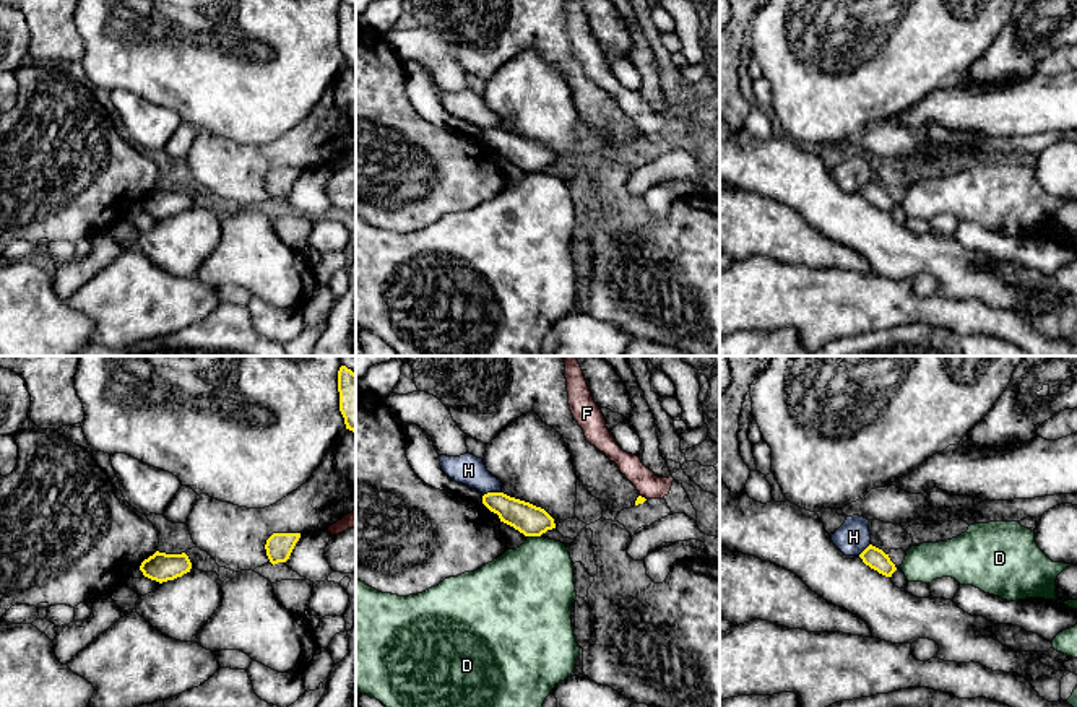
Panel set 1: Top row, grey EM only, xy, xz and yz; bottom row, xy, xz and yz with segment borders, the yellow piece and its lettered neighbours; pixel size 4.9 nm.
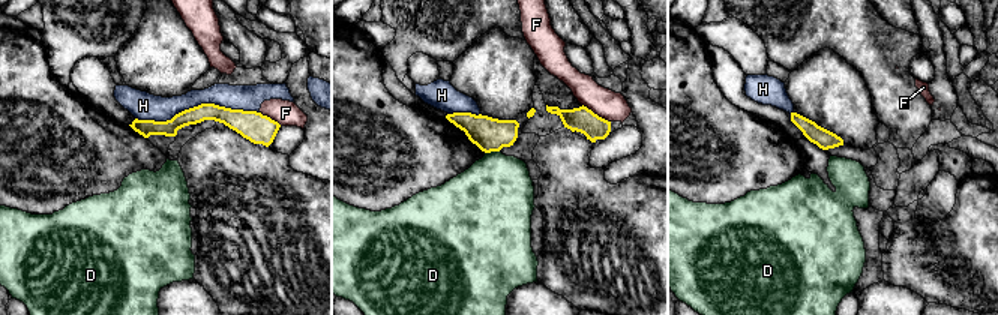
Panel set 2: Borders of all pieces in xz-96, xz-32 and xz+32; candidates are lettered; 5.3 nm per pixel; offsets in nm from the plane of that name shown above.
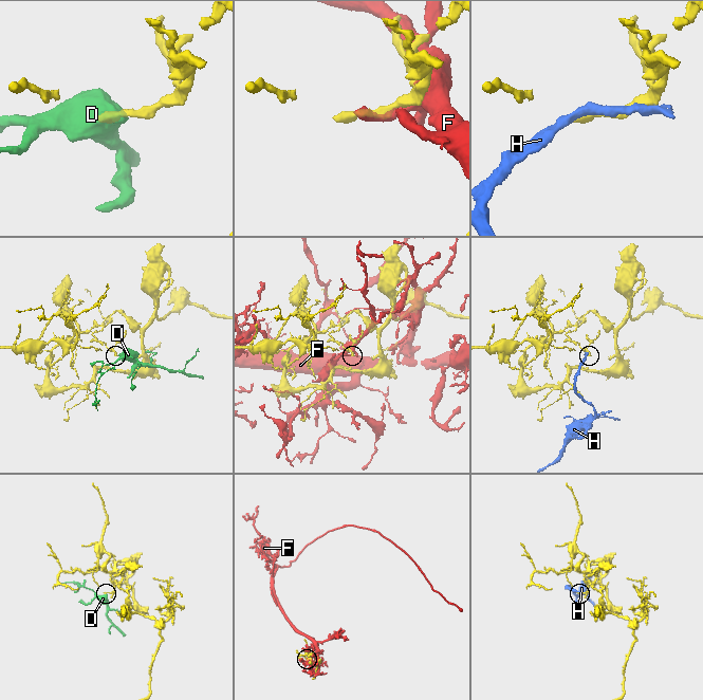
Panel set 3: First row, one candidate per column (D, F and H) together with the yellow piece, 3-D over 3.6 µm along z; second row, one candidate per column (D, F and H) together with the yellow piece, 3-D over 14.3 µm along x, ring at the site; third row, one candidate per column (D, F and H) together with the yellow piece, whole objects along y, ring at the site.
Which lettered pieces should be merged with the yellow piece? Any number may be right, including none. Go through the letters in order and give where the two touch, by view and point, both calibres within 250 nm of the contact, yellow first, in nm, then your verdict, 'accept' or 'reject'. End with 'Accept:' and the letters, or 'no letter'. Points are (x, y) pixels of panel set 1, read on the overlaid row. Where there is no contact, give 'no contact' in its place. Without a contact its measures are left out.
D: meets yellow in xz at (535, 535); 150 nm thick on the yellow side, 400 nm on the other; reject
F: meets yellow in xz at (644, 498); 40 nm thick on the yellow side, 130 nm on the other; reject
H: meets yellow in xz at (493, 493); 150 nm thick on the yellow side, 150 nm on the other; reject
Accept: no letter

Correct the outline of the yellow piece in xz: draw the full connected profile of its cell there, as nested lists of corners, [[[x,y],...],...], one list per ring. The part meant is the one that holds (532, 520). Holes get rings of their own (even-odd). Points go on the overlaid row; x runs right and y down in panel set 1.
[[[487,492],[482,504],[499,515],[500,522],[513,527],[525,536],[541,536],[556,528],[554,518],[541,507],[510,497],[504,492]]]

